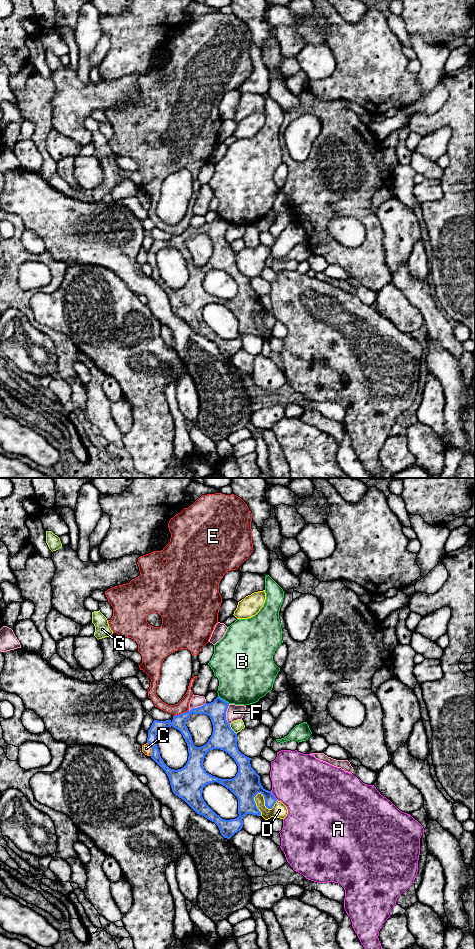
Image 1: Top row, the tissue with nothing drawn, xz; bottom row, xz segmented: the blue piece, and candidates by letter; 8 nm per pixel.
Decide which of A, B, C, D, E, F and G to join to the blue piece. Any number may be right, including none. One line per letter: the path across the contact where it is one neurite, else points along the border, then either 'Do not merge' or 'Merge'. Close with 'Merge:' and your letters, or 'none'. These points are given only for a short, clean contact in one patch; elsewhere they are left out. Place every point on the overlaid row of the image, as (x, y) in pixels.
A: Do not merge
B: Boundary: xz (218, 696), (229, 703). Do not merge
C: Do not merge
D: Do not merge
E: Do not merge
F: Do not merge
G: Do not merge
Merge: none

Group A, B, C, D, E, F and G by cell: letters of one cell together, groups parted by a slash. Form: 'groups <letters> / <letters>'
groups A / B / C / D / E / F / G

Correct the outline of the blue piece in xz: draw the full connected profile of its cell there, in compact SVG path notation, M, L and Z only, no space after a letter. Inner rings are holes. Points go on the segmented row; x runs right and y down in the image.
M217 697L211 703L193 708L180 715L173 716L171 721L154 720L148 730L147 743L152 748L151 758L167 774L173 793L184 800L197 814L204 816L214 822L221 835L230 839L243 827L243 817L247 814L261 816L256 806L254 797L261 793L265 799L265 806L272 809L277 799L271 791L263 788L260 783L260 776L251 767L251 758L242 754L237 747L237 734L231 729L226 720L226 711L229 703ZM190 714L206 714L210 717L213 732L208 742L196 747L191 734L186 726ZM173 727L181 732L188 746L188 761L186 765L178 770L169 768L160 756L156 744L156 735L159 730ZM220 749L228 753L236 762L238 772L232 779L221 779L207 773L203 766L205 755L208 751ZM217 782L229 789L238 799L238 814L235 819L225 820L217 815L204 801L202 797L203 788Z

